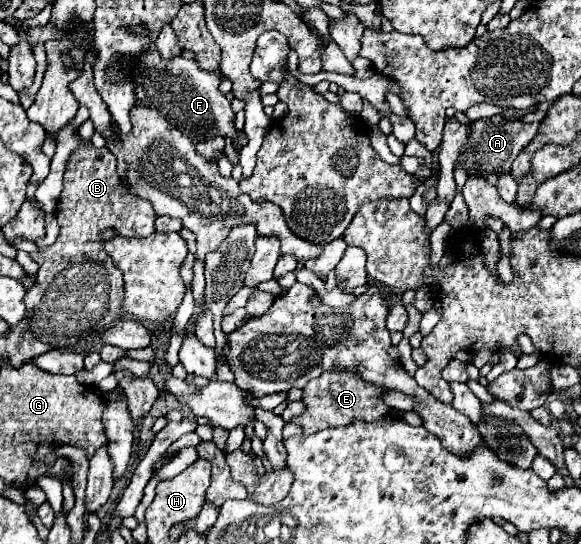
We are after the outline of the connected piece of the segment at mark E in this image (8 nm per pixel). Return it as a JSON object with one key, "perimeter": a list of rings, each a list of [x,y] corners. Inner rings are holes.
{"perimeter":[[[329,370],[323,372],[319,378],[313,378],[303,388],[303,404],[305,412],[301,416],[295,416],[293,422],[303,426],[305,434],[313,434],[325,428],[337,428],[347,426],[353,420],[379,420],[389,414],[389,406],[381,400],[381,396],[389,392],[385,386],[369,384],[357,372],[345,372],[345,370]]]}

